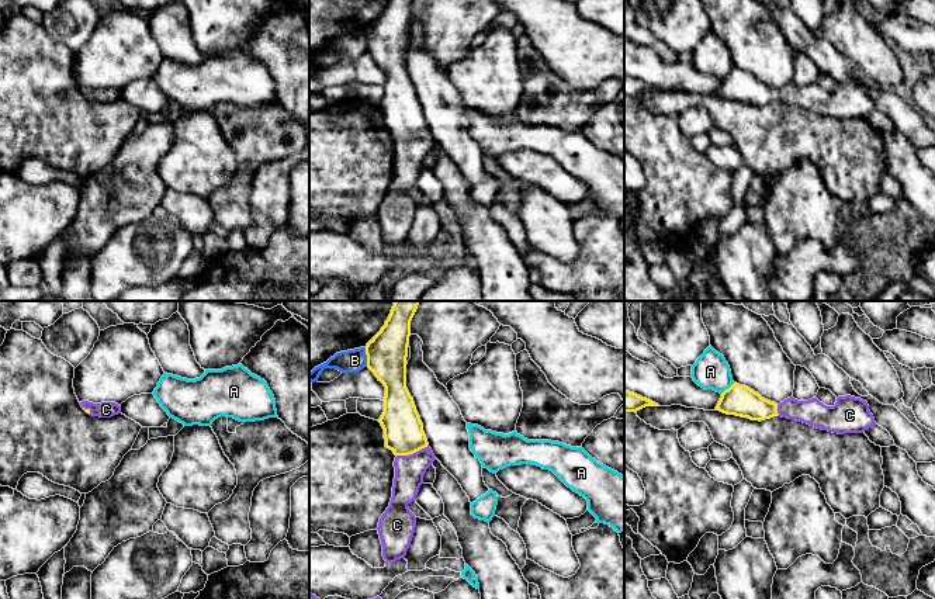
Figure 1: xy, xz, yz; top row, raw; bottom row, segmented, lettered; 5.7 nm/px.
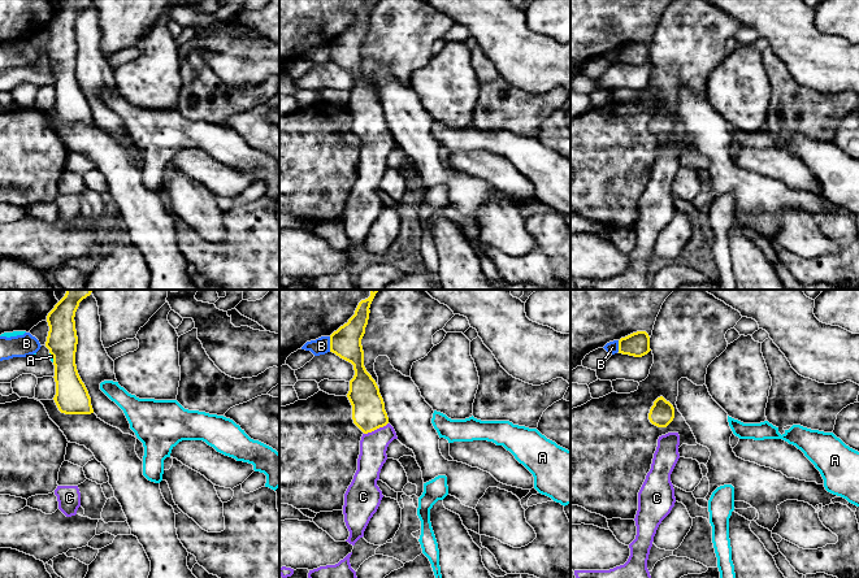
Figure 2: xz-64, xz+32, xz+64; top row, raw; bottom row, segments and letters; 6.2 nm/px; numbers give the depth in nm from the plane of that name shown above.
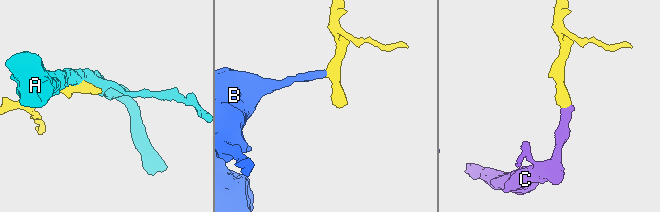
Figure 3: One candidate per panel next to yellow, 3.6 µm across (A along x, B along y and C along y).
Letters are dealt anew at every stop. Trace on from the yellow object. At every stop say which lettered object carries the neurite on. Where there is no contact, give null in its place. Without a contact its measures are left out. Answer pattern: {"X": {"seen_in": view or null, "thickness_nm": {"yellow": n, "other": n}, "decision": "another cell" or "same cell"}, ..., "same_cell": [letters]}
{"A": {"seen_in": "yz", "thickness_nm": {"yellow": 180, "other": 200}, "decision": "another cell"}, "B": {"seen_in": "xz", "thickness_nm": {"yellow": 220, "other": 130}, "decision": "another cell"}, "C": {"seen_in": "xz", "thickness_nm": {"yellow": 220, "other": 170}, "decision": "same cell"}, "same_cell": ["C"]}

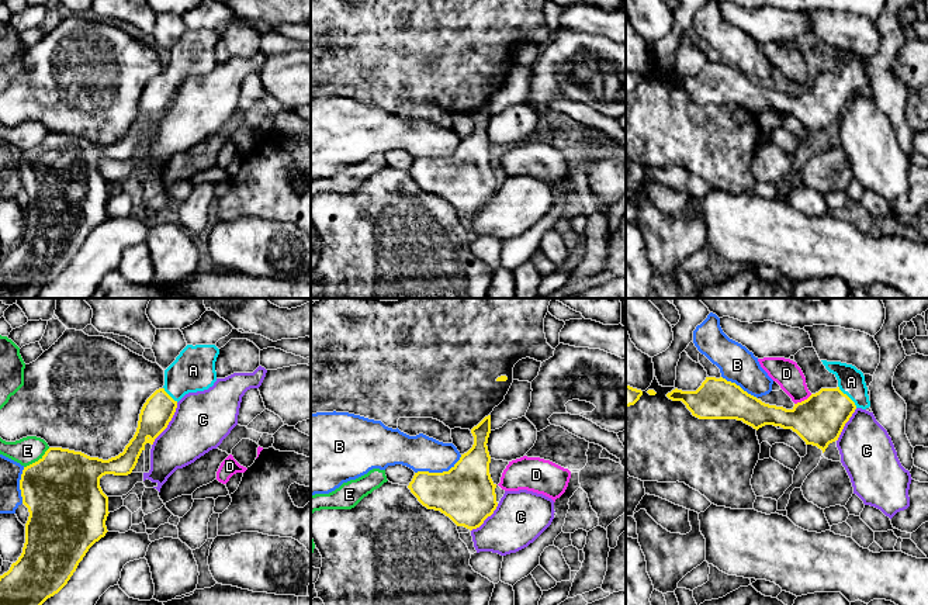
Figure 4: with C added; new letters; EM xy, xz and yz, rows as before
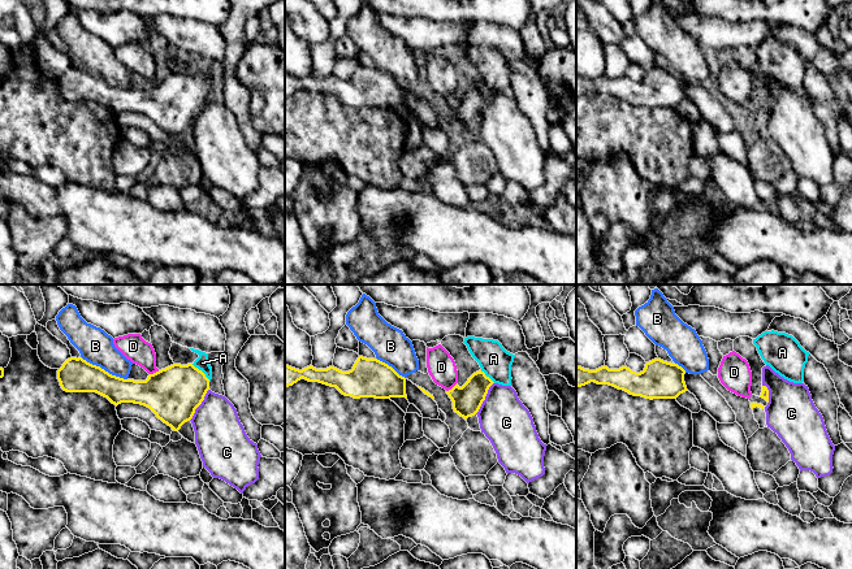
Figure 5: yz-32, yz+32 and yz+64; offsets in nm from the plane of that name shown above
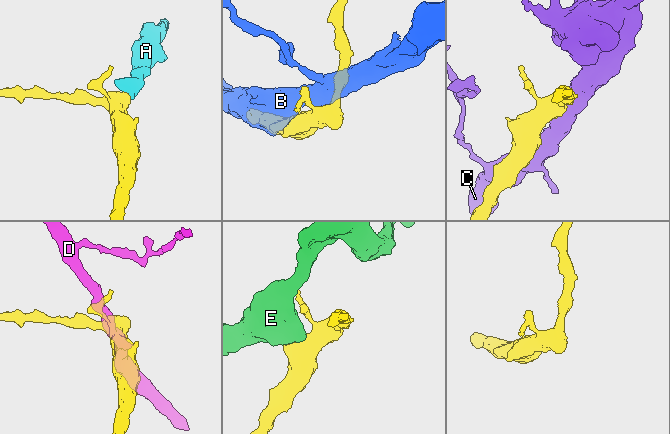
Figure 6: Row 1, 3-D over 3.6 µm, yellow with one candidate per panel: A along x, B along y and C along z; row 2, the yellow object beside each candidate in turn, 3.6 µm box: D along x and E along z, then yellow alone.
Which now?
{"A": {"seen_in": "yz", "thickness_nm": {"yellow": 280, "other": 160}, "decision": "same cell"}, "B": {"seen_in": "xz", "thickness_nm": {"yellow": 320, "other": 200}, "decision": "another cell"}, "C": {"seen_in": "xy", "thickness_nm": {"yellow": 180, "other": 320}, "decision": "another cell"}, "D": {"seen_in": "yz", "thickness_nm": {"yellow": 280, "other": 160}, "decision": "another cell"}, "E": {"seen_in": "xy", "thickness_nm": {"yellow": 440, "other": 160}, "decision": "another cell"}, "same_cell": ["A"]}

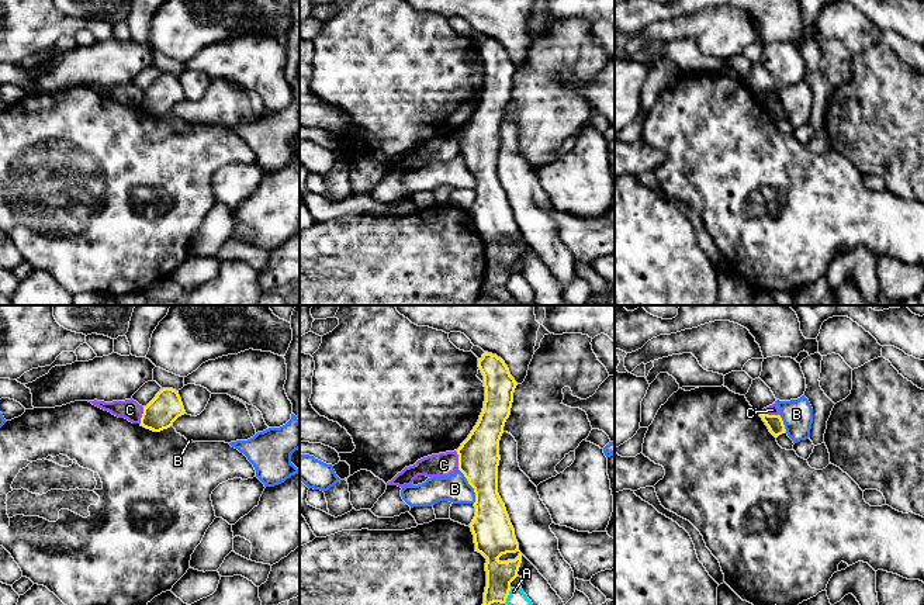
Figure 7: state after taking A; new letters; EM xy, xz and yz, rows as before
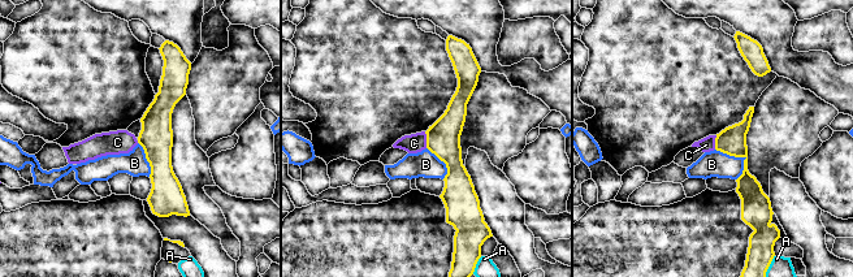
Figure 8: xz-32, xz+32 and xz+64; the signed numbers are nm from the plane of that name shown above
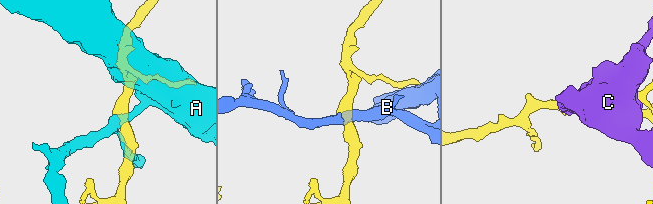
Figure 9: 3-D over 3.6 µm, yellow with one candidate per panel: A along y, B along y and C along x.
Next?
{"A": {"seen_in": "xz", "thickness_nm": {"yellow": 160, "other": 120}, "decision": "another cell"}, "B": {"seen_in": "xz", "thickness_nm": {"yellow": 240, "other": 160}, "decision": "another cell"}, "C": {"seen_in": "xz", "thickness_nm": {"yellow": 240, "other": 140}, "decision": "another cell"}, "same_cell": []}

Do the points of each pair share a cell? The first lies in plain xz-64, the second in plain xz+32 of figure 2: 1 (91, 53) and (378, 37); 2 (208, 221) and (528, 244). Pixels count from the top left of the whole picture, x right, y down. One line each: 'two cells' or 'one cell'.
1: two cells
2: one cell

